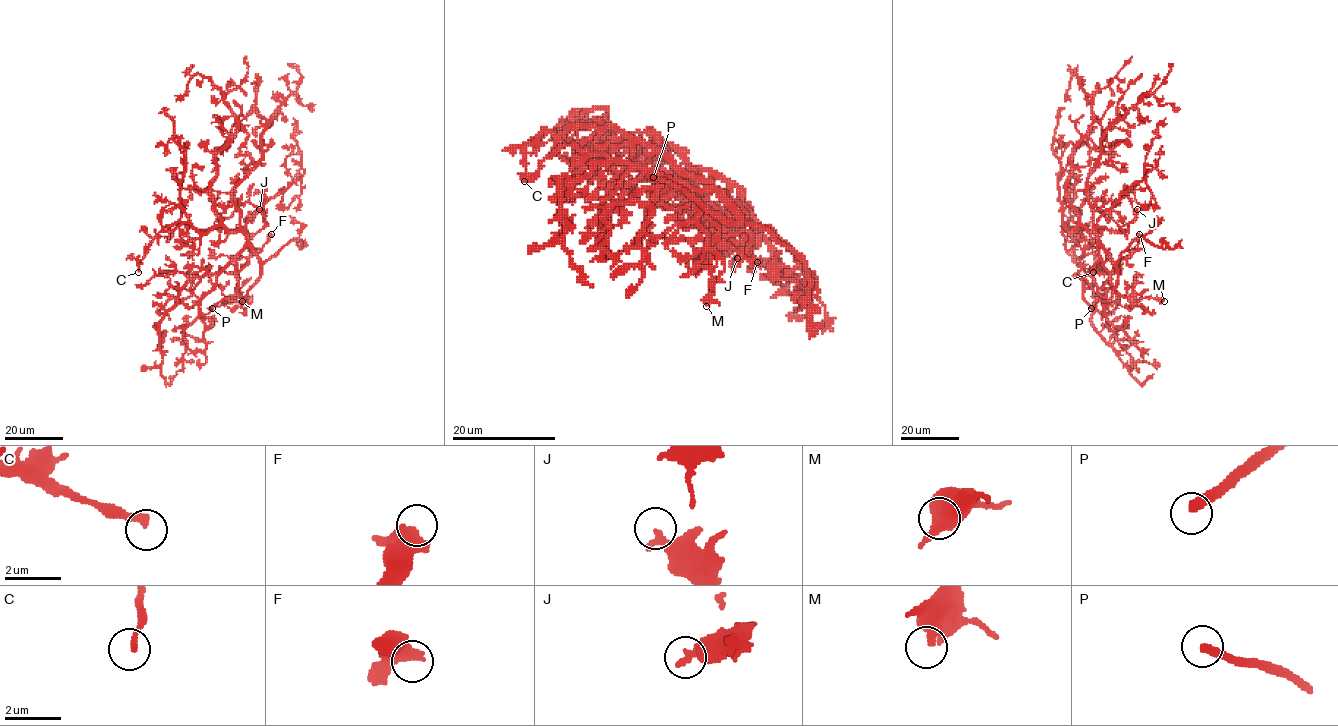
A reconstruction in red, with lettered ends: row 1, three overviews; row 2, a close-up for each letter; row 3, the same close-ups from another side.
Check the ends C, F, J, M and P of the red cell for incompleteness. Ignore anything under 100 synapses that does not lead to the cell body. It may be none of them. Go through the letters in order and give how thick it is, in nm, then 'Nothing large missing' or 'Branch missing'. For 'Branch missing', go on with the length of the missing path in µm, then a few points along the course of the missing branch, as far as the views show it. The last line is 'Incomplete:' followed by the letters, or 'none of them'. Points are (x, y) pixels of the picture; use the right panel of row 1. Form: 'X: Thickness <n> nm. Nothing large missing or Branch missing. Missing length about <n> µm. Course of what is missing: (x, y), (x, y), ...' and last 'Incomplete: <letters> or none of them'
C: Thickness 240 nm. Nothing large missing
F: Thickness 400 nm. Nothing large missing
J: Thickness 400 nm. Nothing large missing
M: Thickness 440 nm. Nothing large missing
P: Thickness 320 nm. Branch missing. Missing length about 30 µm. Course of what is missing: (1091, 308), (1082, 320), (1065, 322), (1045, 312)
Incomplete: P

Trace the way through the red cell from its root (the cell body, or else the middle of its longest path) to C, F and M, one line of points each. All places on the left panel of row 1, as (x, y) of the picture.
C: (232, 231), (214, 226), (199, 232), (187, 223), (161, 231), (138, 261), (138, 272)
F: (232, 231), (241, 231), (246, 239), (244, 250), (236, 258), (237, 272), (271, 234)
M: (232, 231), (241, 231), (246, 239), (244, 250), (236, 258), (237, 292), (244, 303), (253, 299), (242, 301)

